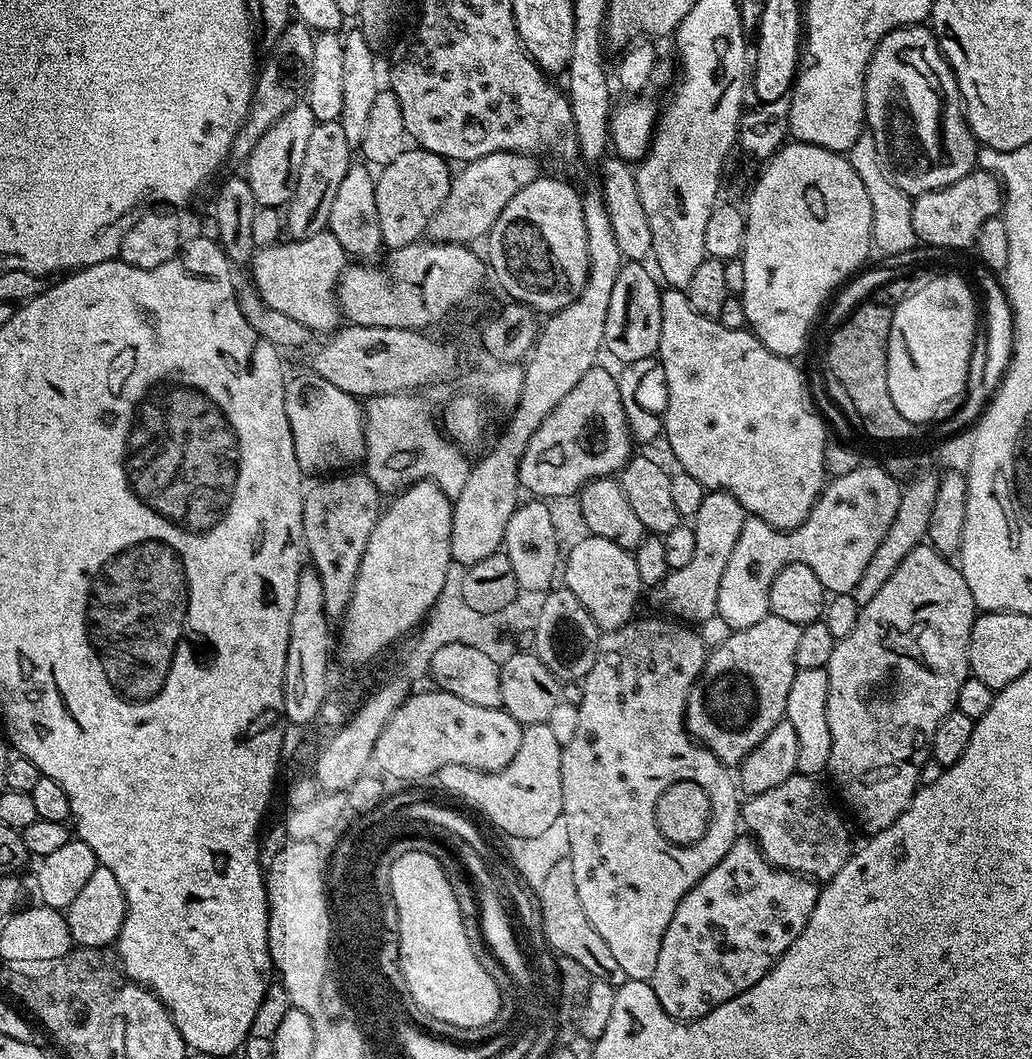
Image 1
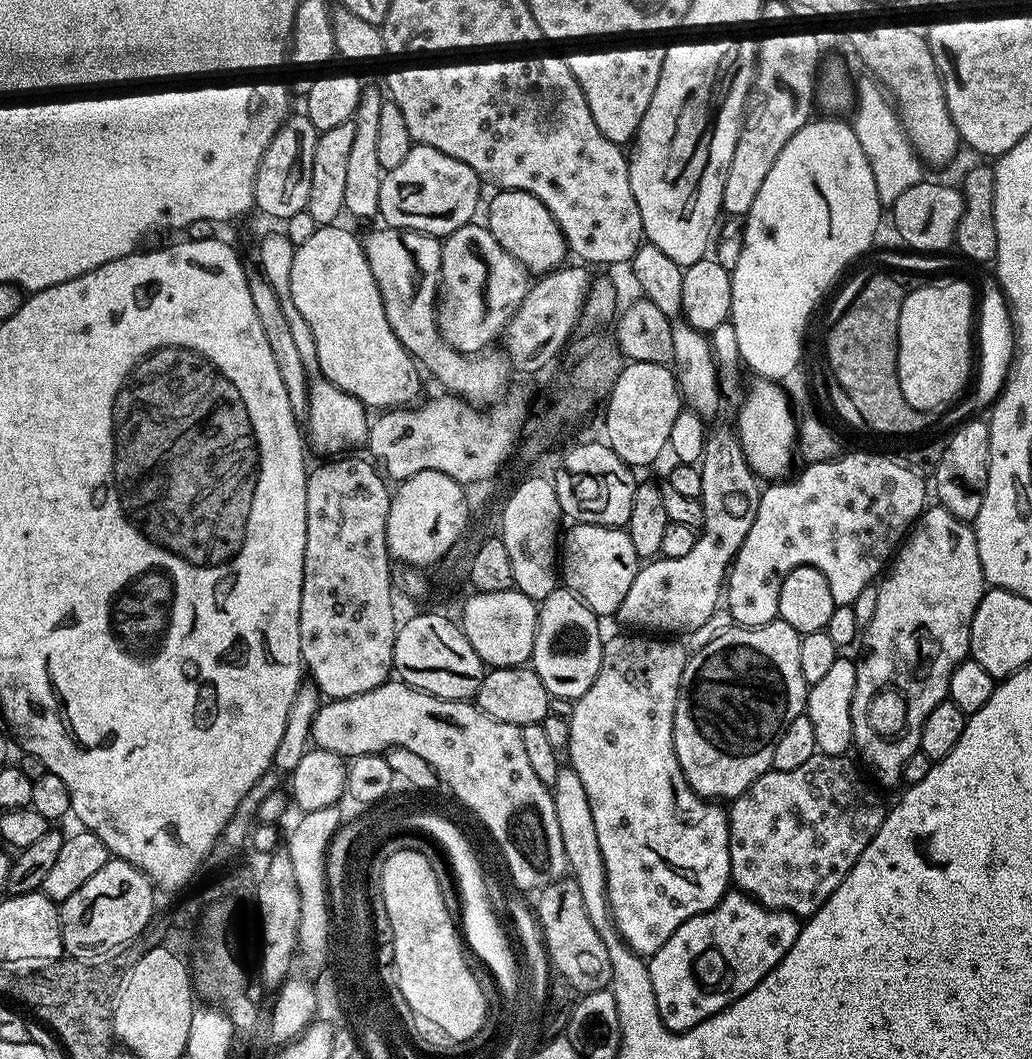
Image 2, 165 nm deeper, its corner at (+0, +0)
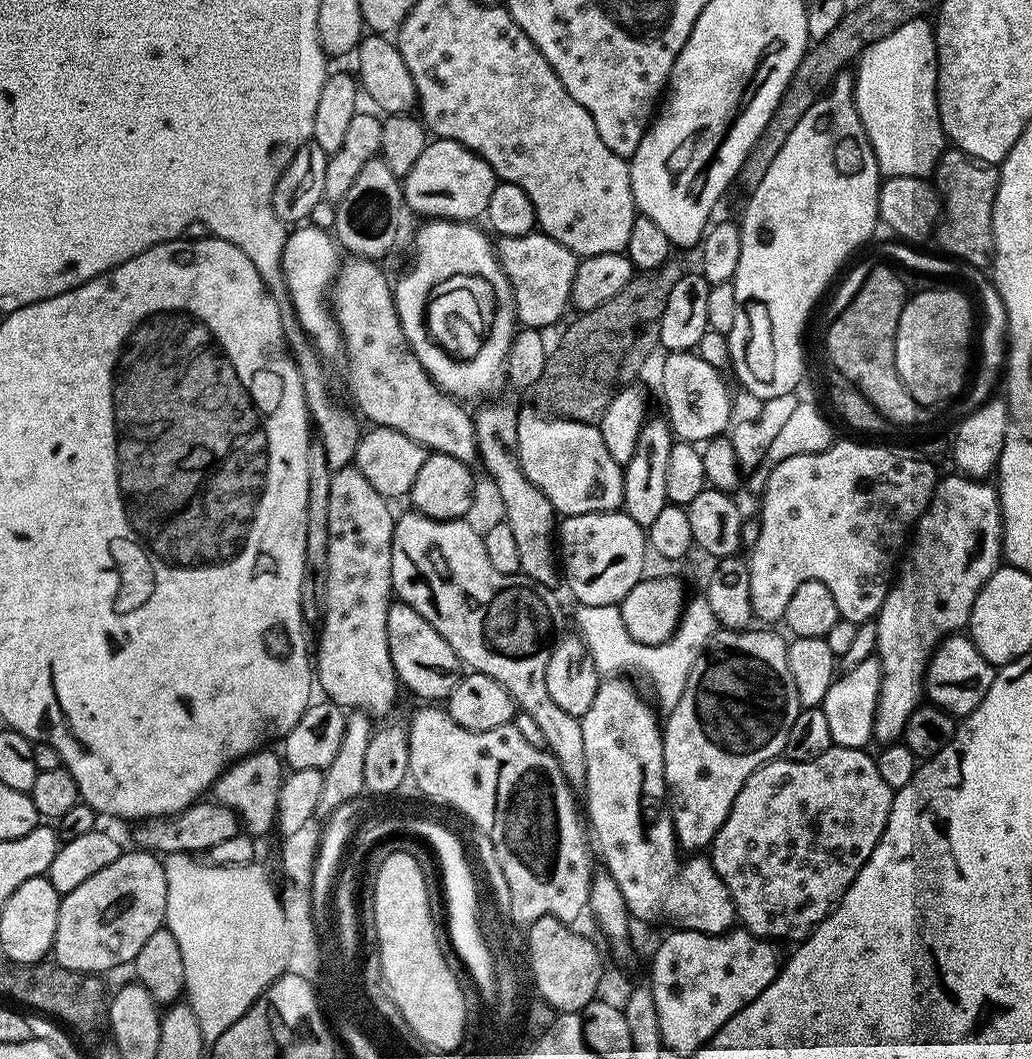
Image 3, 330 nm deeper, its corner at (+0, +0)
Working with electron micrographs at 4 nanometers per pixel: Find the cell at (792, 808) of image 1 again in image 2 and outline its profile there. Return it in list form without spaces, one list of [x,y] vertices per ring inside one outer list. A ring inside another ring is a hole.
[[[817,754],[810,758],[810,762],[798,766],[794,770],[763,772],[741,796],[731,801],[730,807],[727,809],[731,883],[739,891],[746,892],[753,900],[757,900],[763,908],[773,908],[779,912],[791,912],[797,918],[807,918],[814,915],[828,901],[830,894],[834,894],[834,890],[838,890],[838,886],[842,886],[846,874],[850,874],[854,862],[858,862],[862,850],[866,850],[866,846],[870,846],[874,834],[878,834],[886,815],[886,803],[884,804],[883,798],[864,781],[863,774],[856,769],[857,761],[848,759],[847,755],[825,756]]]

